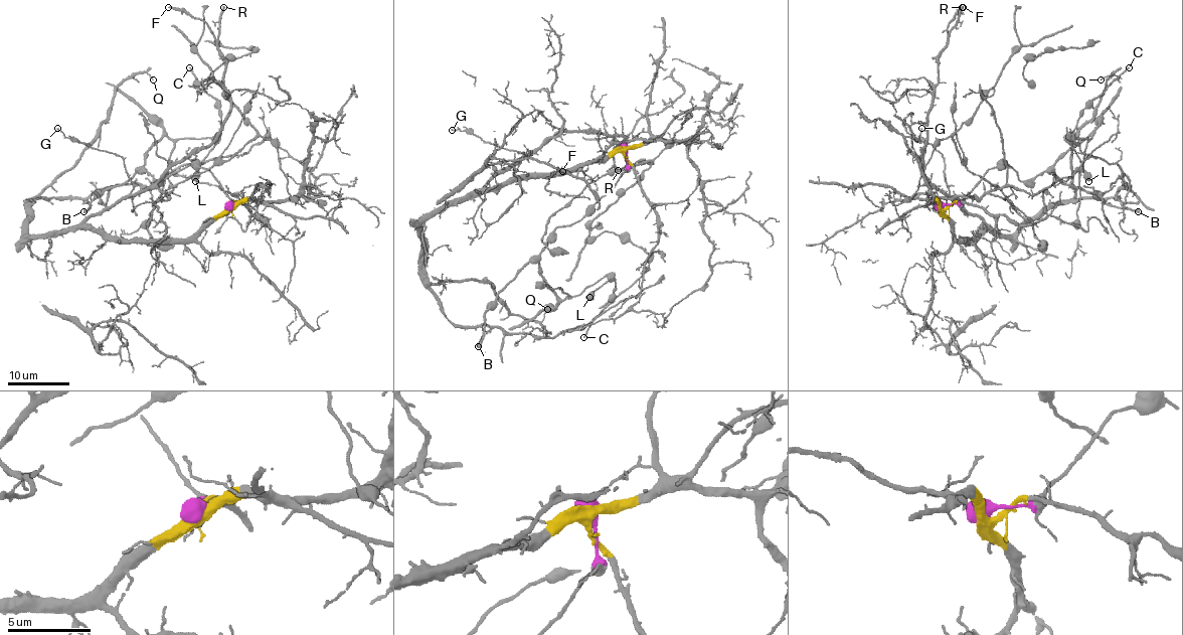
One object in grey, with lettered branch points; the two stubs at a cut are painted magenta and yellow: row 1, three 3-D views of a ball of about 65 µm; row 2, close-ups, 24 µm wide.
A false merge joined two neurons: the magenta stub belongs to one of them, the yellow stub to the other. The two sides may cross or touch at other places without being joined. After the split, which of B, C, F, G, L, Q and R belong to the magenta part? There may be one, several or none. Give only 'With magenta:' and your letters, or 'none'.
With magenta: B, C, L

